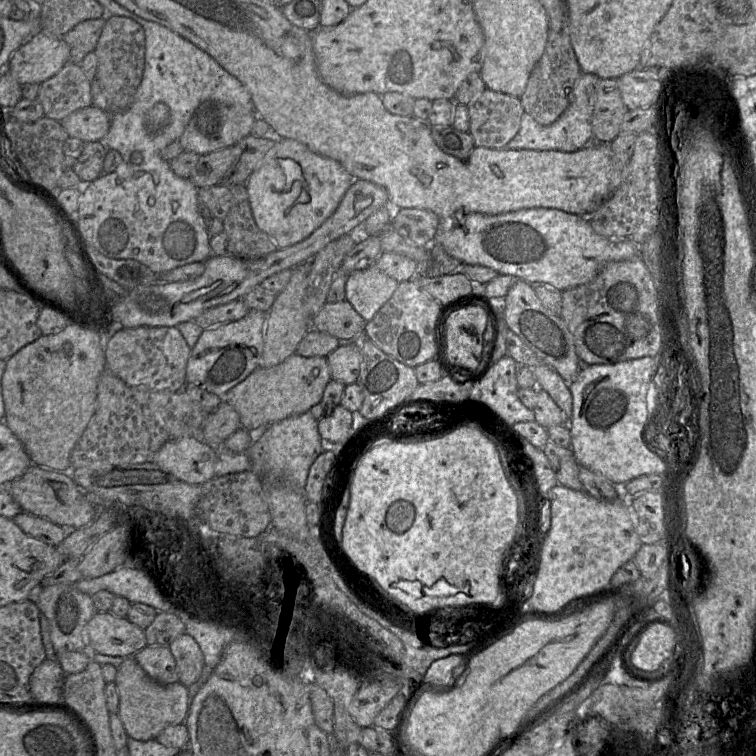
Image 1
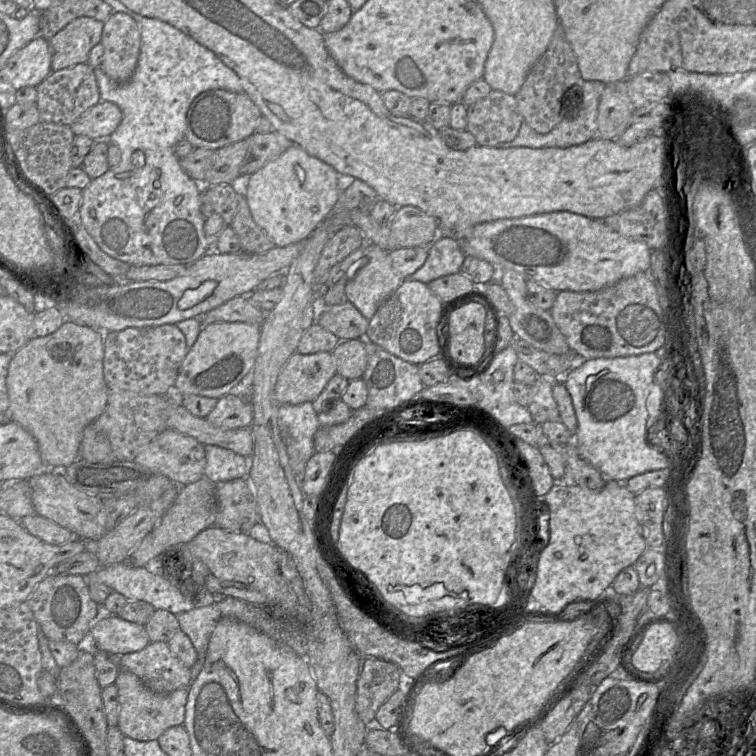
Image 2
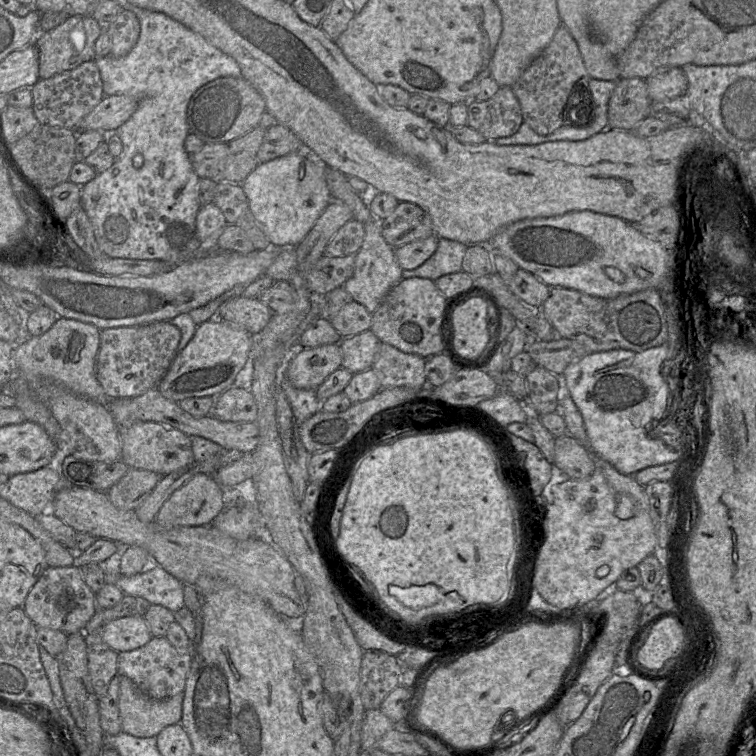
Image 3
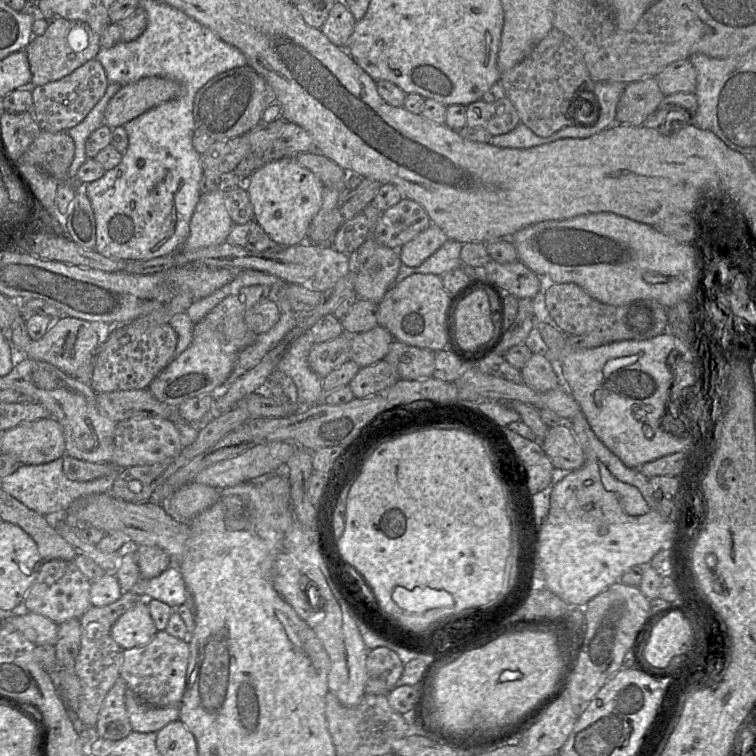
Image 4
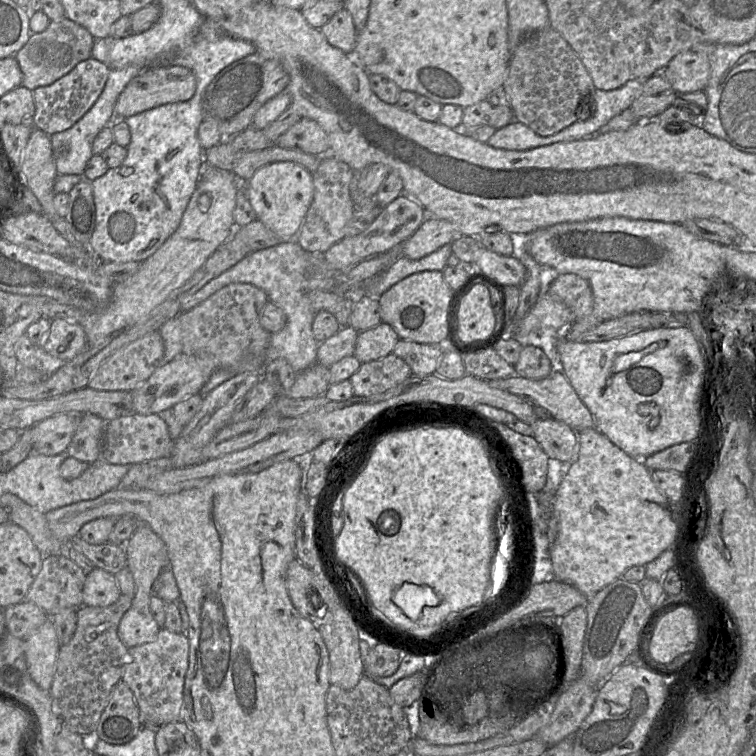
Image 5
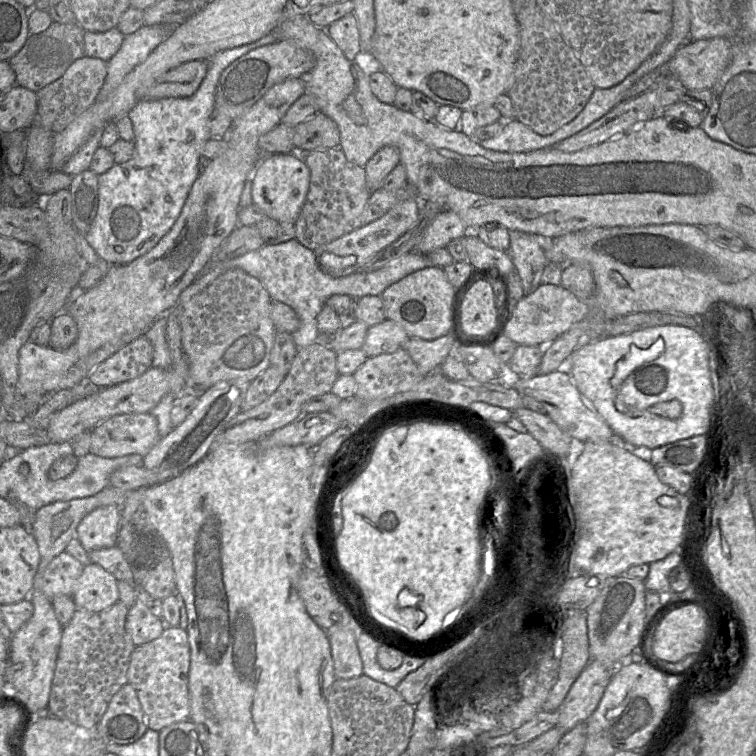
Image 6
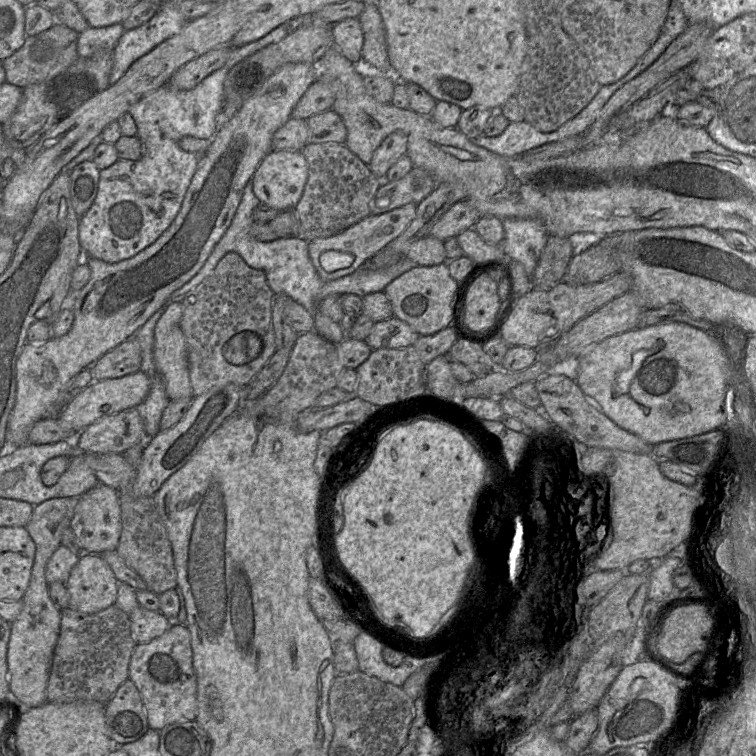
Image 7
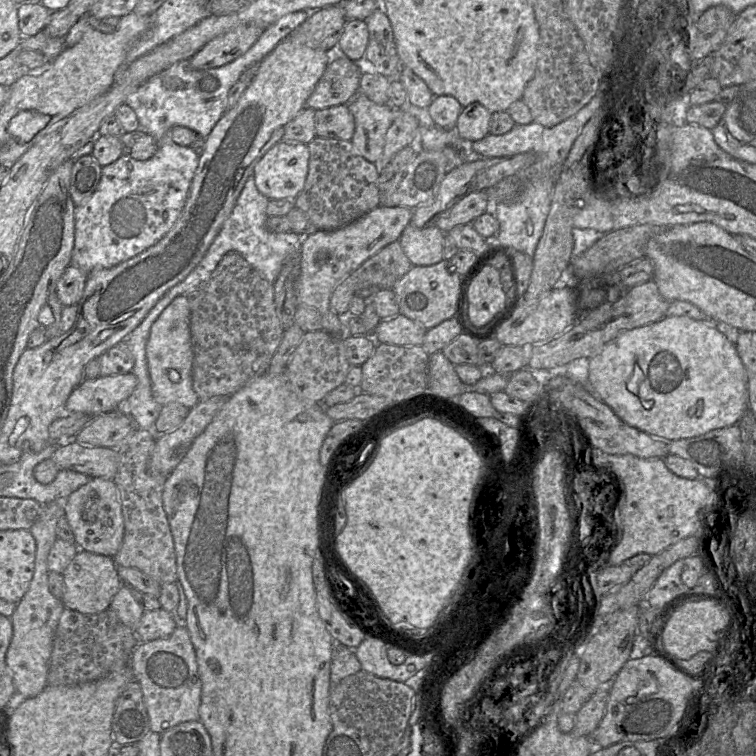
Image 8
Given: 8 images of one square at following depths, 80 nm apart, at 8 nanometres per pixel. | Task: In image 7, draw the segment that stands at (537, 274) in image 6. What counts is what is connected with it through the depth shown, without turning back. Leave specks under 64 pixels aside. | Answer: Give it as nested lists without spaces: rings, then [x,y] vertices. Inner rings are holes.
[[[503,218],[503,227],[505,237],[501,247],[506,258],[520,262],[527,274],[532,277],[542,250],[548,240],[549,234],[545,225],[536,218]]]

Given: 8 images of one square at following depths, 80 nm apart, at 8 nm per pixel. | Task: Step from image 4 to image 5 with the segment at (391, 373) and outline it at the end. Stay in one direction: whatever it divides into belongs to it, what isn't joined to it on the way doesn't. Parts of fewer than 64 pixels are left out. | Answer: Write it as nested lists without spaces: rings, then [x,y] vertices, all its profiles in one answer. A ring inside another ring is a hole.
[[[391,353],[382,359],[362,363],[350,381],[354,396],[369,397],[398,386],[412,375],[410,366]]]

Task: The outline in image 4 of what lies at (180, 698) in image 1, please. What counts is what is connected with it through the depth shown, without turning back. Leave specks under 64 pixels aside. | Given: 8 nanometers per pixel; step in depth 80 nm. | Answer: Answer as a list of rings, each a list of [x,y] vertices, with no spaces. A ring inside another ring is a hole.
[[[129,687],[125,705],[132,730],[135,732],[157,733],[168,723],[179,719],[179,706],[155,707],[142,701]]]

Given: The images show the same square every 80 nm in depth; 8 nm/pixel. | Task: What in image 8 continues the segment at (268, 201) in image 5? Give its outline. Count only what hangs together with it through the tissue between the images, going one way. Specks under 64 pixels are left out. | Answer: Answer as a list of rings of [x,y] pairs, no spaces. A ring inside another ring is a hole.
[[[278,142],[254,167],[257,189],[269,200],[296,199],[305,186],[309,157],[307,144]]]

